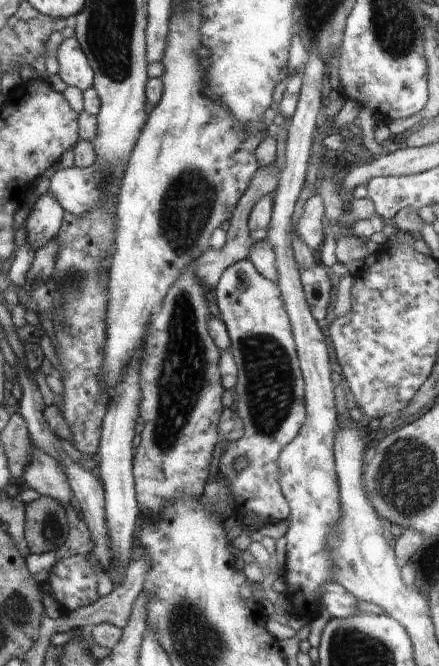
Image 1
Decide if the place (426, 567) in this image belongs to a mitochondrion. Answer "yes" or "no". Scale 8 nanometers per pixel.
yes

